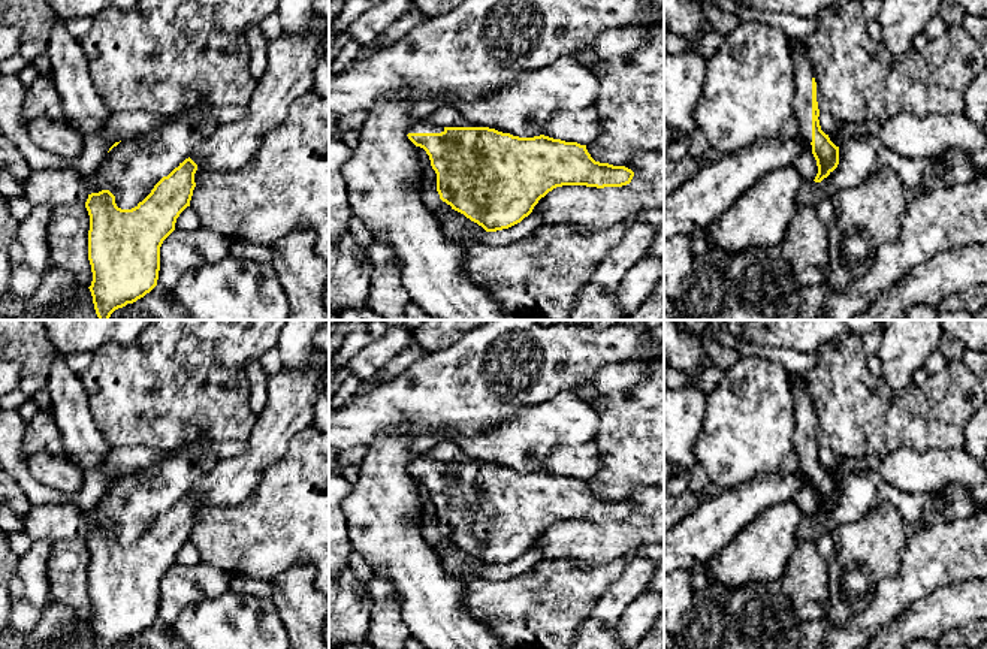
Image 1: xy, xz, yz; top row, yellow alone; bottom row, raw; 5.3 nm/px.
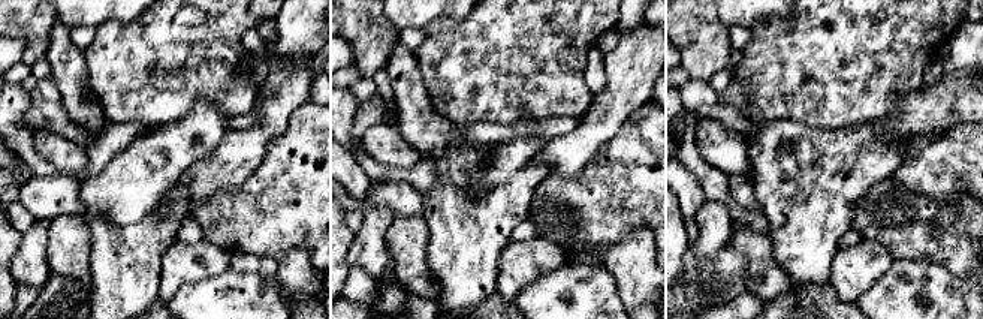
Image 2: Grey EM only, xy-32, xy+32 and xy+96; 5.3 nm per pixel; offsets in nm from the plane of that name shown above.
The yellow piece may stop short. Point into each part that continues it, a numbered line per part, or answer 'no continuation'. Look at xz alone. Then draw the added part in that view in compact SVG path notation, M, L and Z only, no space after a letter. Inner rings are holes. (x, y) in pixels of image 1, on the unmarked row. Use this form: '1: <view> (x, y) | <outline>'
1: xz (419, 462) | M417 456L408 465L408 468L441 468L441 467L444 467L444 462L443 461L422 458L422 456Z

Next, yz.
1: yz (802, 437) | M796 381L791 386L794 399L794 432L793 444L797 455L800 470L812 477L812 399L808 390Z

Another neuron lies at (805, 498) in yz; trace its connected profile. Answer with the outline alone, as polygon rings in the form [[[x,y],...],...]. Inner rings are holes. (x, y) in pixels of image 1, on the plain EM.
[[[808,483],[802,485],[799,492],[794,495],[793,501],[797,504],[797,507],[802,510],[805,516],[815,514],[818,508],[817,495]]]

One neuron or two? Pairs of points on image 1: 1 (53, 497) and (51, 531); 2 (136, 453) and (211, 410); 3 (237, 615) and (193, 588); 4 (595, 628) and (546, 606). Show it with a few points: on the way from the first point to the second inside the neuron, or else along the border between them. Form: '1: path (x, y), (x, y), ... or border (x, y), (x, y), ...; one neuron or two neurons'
1: border (32, 503), (71, 503), (81, 513); two neurons
2: border (112, 446), (157, 446), (172, 450); two neurons
3: border (229, 589), (187, 606), (178, 615); two neurons
4: border (603, 594), (575, 633); two neurons

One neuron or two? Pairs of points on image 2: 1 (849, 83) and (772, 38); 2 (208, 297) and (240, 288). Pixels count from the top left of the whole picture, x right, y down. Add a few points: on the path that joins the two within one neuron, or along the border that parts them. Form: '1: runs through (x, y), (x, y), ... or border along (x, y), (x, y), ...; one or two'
1: runs through (829, 66), (801, 66), (792, 57); one
2: runs through (216, 297), (232, 295); one

